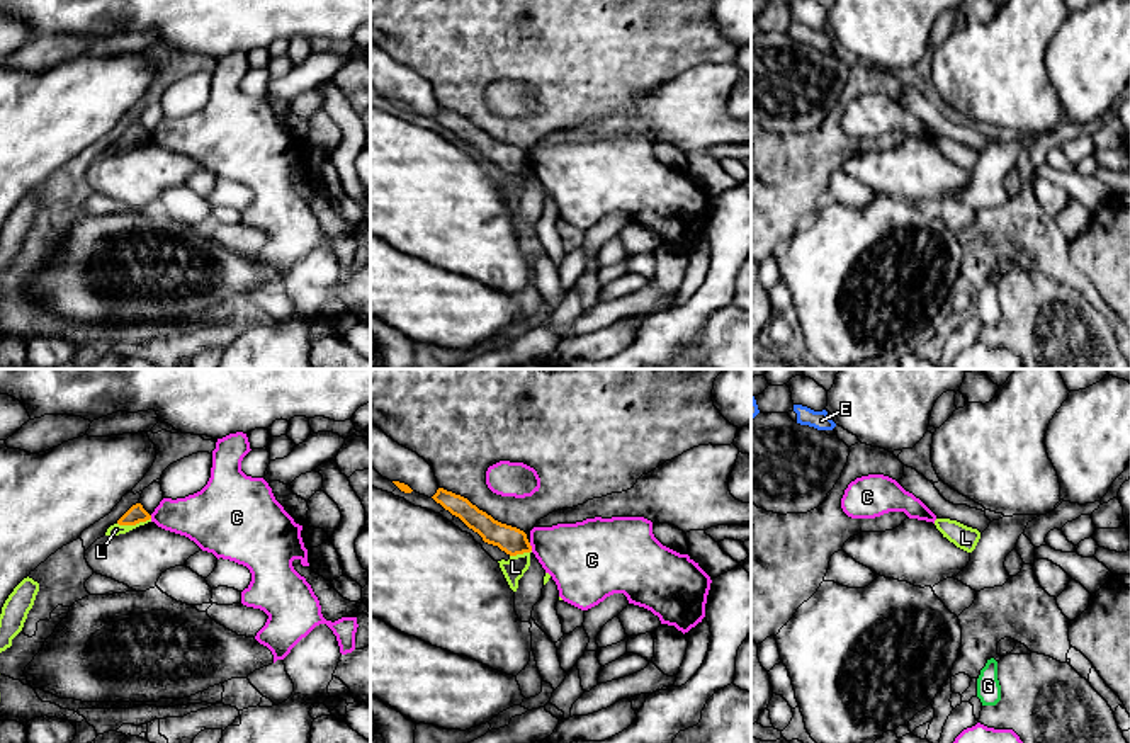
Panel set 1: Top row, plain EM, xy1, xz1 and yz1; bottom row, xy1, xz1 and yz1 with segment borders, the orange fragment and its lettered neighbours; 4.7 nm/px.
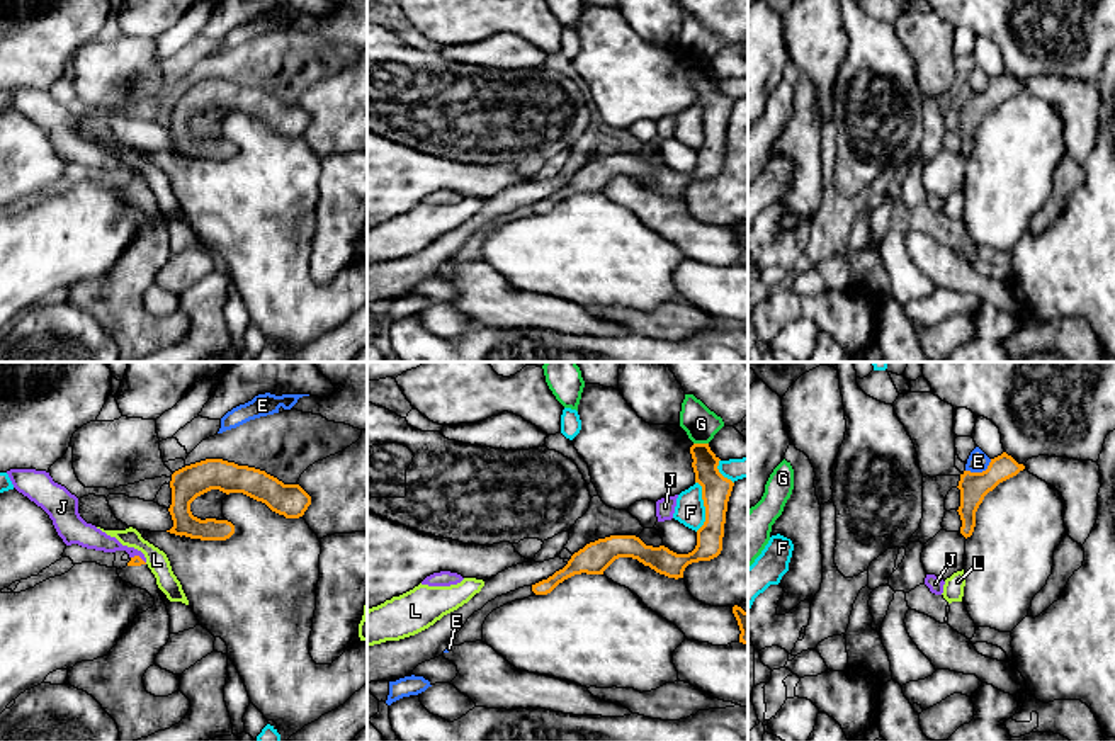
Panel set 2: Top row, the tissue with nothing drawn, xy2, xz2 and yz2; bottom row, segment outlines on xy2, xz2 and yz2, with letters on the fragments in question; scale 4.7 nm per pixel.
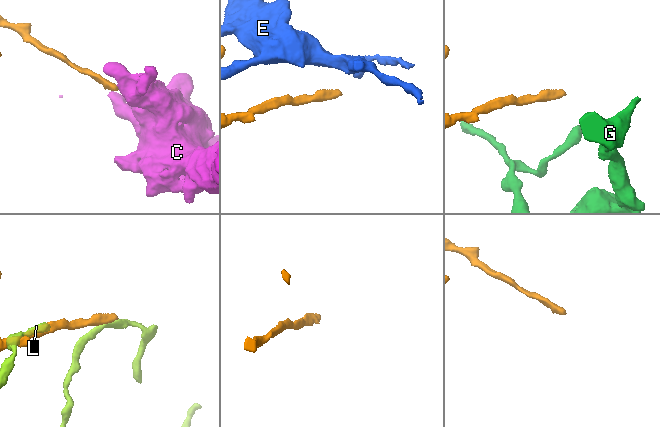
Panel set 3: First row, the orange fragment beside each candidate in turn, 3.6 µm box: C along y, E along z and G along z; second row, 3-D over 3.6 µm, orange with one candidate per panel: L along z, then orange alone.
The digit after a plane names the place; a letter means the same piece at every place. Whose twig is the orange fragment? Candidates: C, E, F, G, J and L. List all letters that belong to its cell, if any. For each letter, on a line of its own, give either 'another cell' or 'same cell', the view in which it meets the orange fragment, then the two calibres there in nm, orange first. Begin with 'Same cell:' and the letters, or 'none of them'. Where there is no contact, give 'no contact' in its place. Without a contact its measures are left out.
Same cell: none of them
C: another cell; contact in xz1; calibres 130 and 340 nm
E: another cell; contact in yz2; calibres 140 and 100 nm
F: another cell; contact in xz2; calibres 140 and 140 nm
G: another cell; contact in xz2; calibres 140 and 160 nm
J: another cell; contact in xy2; calibres 50 and 110 nm
L: another cell; contact in xy1; calibres 90 and 60 nm

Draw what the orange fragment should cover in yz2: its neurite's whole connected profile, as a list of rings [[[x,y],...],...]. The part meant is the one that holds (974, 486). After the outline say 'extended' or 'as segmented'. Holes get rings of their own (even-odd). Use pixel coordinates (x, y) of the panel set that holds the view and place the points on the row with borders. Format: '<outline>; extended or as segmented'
[[[1003,452],[991,459],[989,466],[982,472],[964,471],[960,474],[960,506],[959,515],[962,520],[960,534],[967,539],[972,535],[976,527],[976,512],[982,503],[984,496],[993,491],[999,483],[1016,476],[1025,466],[1018,464],[1011,455]]]; as segmented

